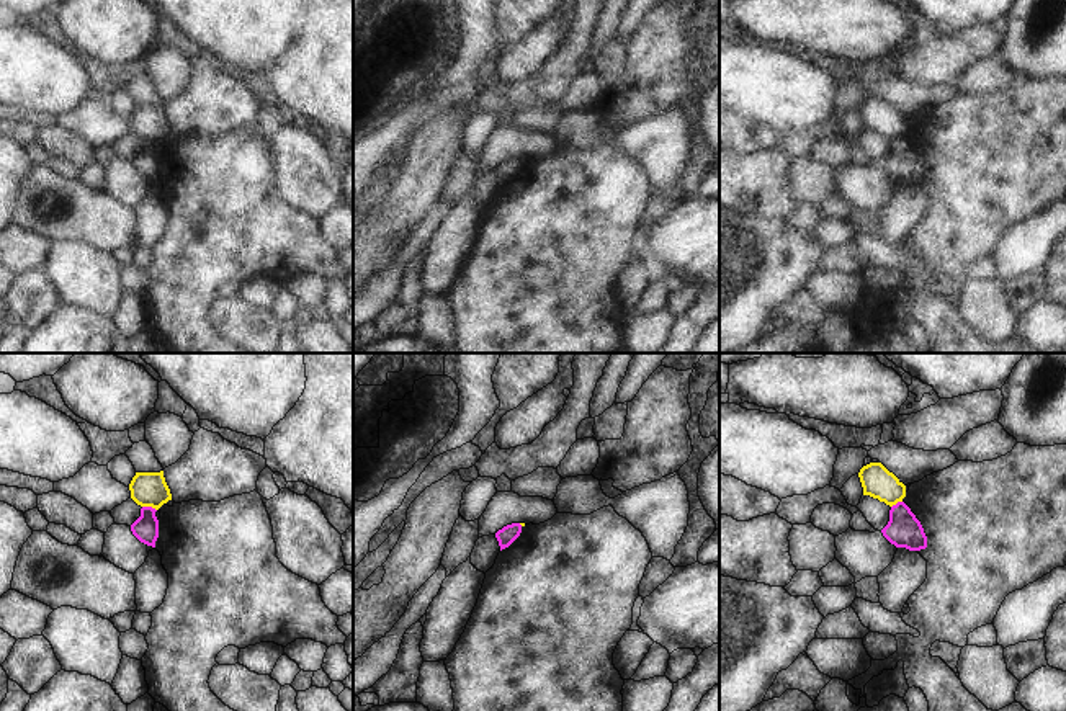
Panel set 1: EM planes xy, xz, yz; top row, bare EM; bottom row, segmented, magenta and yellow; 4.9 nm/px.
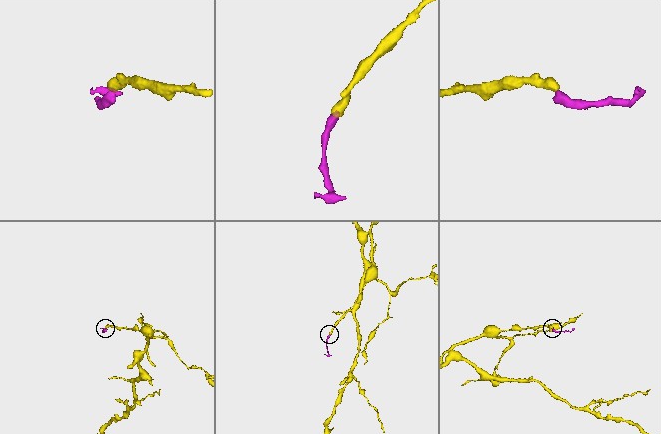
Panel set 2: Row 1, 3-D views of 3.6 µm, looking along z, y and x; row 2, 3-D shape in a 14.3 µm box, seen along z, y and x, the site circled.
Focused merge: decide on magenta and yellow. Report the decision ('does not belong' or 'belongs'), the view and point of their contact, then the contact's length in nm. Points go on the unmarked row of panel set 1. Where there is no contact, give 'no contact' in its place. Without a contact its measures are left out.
does not belong; meets magenta in xy at (149, 141); contact 80 nm long

